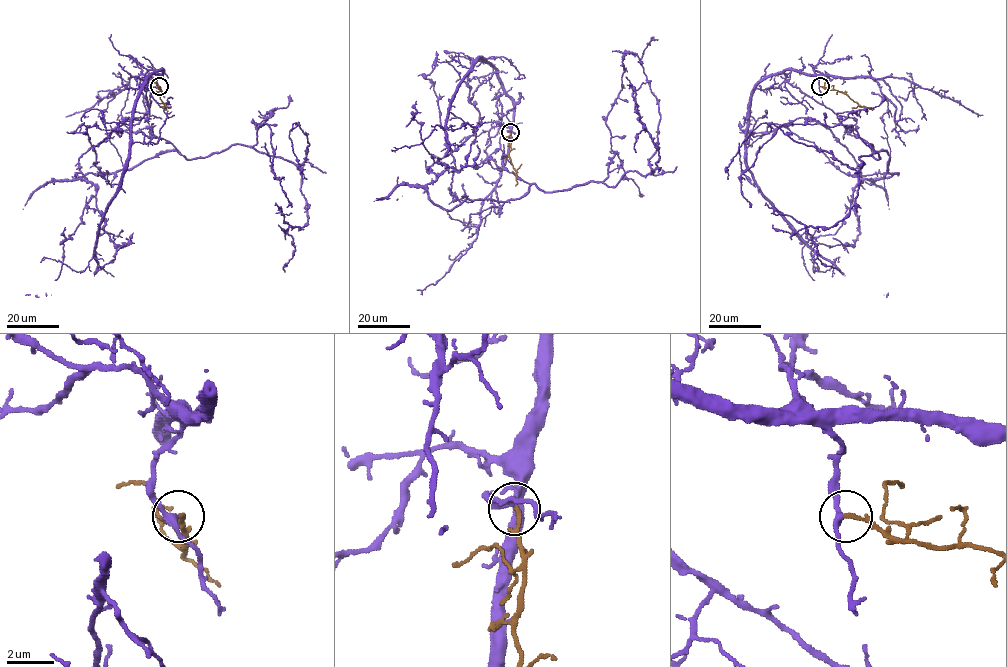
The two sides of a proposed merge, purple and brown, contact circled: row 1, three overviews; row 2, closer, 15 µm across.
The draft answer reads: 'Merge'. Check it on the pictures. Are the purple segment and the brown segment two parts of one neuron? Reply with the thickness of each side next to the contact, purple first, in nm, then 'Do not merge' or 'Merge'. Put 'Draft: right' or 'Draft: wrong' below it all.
Thickness 200 nm (purple) against 180 nm. Merge
Draft: right

